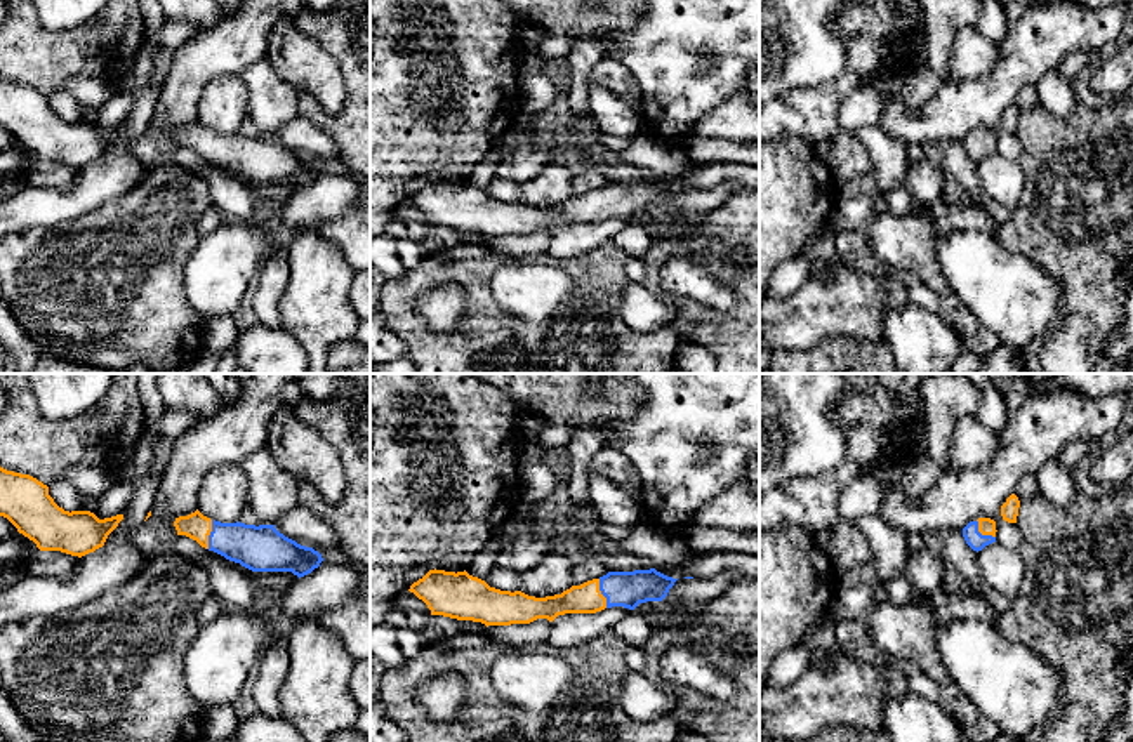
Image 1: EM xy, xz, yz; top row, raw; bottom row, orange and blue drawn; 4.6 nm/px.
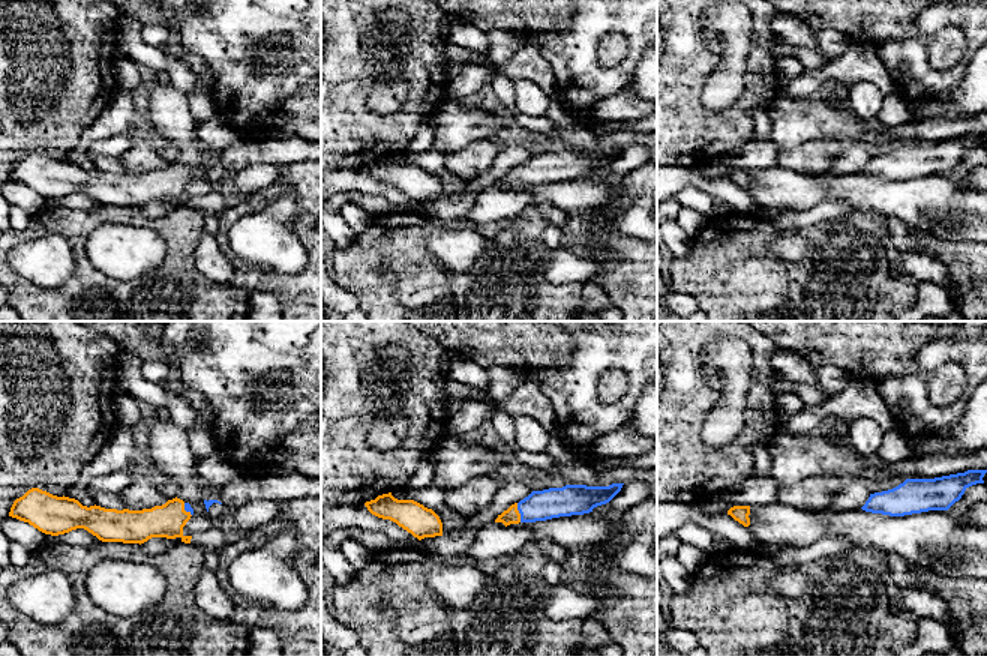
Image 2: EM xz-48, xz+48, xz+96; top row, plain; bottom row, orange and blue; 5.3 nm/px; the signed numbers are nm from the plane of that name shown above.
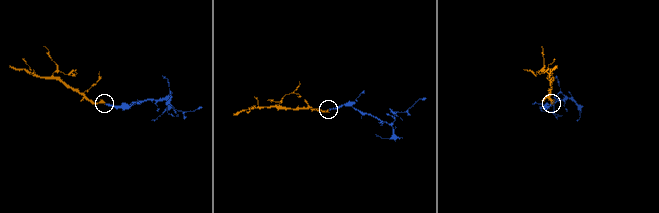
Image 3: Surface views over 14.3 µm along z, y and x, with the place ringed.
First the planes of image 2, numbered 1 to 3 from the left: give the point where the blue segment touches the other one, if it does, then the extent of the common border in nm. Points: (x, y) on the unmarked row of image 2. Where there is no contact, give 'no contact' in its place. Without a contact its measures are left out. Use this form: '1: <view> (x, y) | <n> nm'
1: xz-48 (183, 173) | 80 nm
2: xz+48 (518, 176) | 110 nm
3: no contact

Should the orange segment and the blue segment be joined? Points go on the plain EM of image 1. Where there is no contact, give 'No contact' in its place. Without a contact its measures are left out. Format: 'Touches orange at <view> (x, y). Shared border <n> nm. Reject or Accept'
Touches orange at xy (209, 145). Shared border 140 nm. Accept

